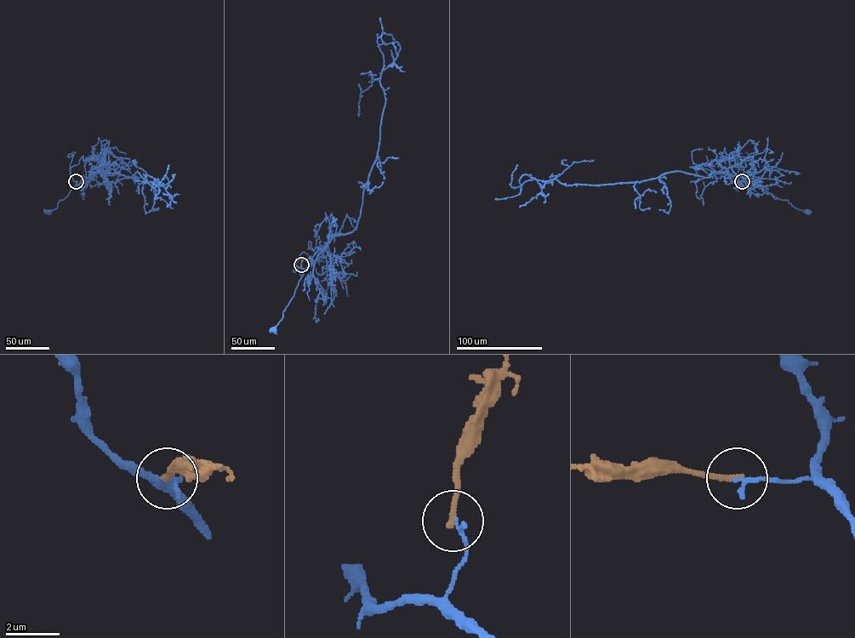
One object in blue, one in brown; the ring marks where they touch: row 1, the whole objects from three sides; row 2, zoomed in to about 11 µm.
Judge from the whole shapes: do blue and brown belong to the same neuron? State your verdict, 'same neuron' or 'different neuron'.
different neuron

